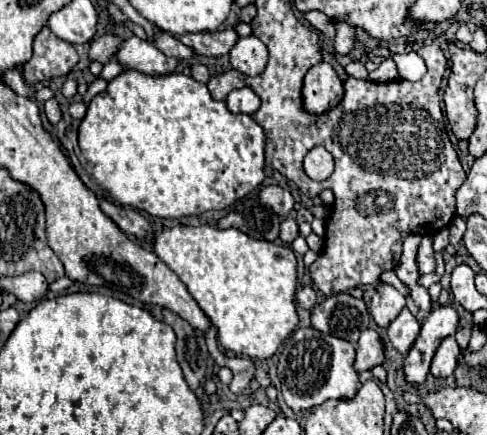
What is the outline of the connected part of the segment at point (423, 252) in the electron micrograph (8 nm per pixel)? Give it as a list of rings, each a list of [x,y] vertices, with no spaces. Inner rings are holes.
[[[422,237],[420,249],[418,249],[418,269],[420,269],[420,273],[434,273],[434,269],[436,269],[432,237]]]

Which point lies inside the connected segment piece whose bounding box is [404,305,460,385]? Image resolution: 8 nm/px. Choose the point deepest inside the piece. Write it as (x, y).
(443, 321)

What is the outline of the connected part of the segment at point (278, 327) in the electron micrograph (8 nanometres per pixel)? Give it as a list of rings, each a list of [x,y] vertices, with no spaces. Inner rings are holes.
[[[178,225],[156,235],[154,253],[180,277],[210,323],[218,329],[218,341],[234,355],[248,355],[250,359],[270,359],[282,341],[298,325],[296,313],[296,255],[288,245],[276,245],[270,241],[250,239],[238,229],[218,229],[210,225],[186,227]]]

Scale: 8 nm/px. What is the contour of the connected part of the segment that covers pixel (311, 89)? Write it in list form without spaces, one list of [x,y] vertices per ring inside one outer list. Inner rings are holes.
[[[318,63],[306,73],[302,87],[302,107],[306,113],[322,115],[334,109],[342,101],[342,95],[342,81],[330,63]]]

